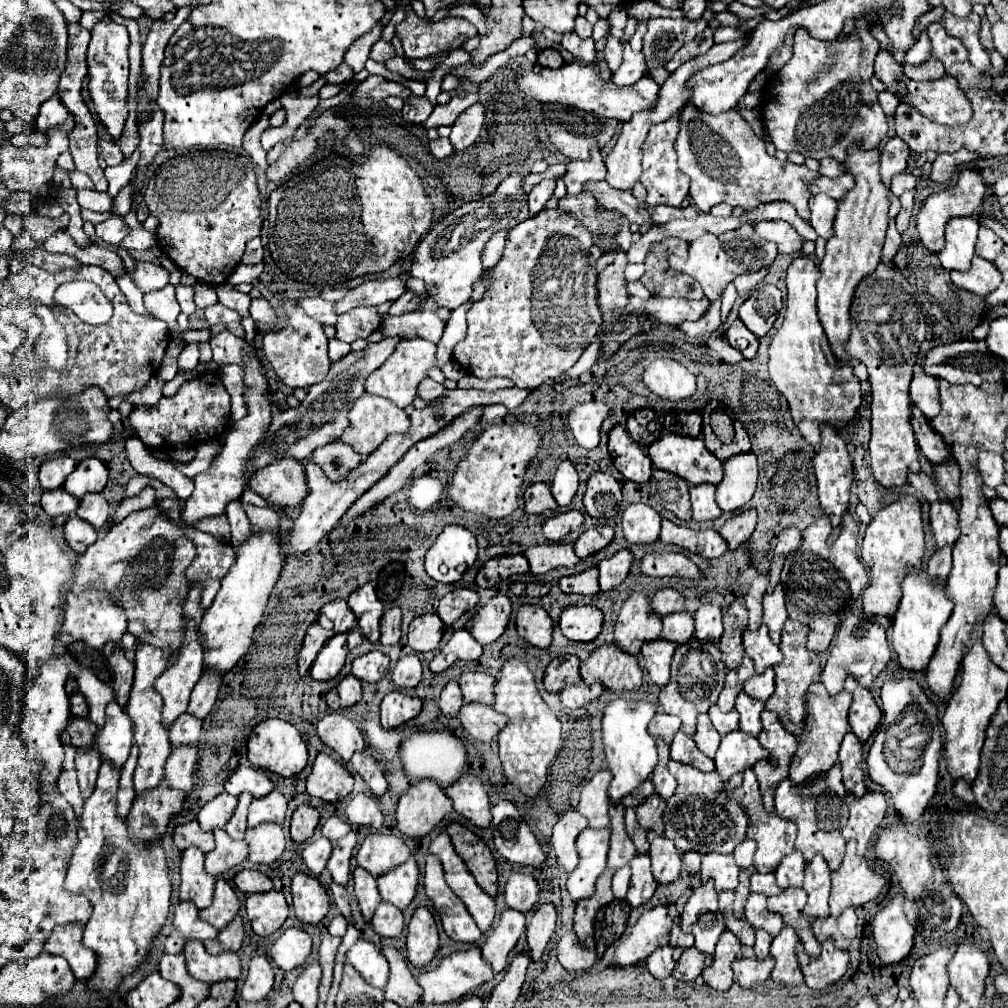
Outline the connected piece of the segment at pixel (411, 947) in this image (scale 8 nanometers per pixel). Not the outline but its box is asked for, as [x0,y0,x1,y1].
[407,906,439,968]

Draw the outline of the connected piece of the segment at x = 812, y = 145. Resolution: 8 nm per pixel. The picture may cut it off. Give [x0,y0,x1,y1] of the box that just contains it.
[763,20,889,162]

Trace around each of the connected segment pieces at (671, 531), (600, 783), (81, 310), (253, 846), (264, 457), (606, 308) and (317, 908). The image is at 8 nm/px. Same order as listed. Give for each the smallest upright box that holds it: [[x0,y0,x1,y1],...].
[[661,520,727,558],[577,770,613,828],[55,282,113,326],[245,824,285,864],[255,336,401,468],[597,246,629,312],[291,872,329,924]]

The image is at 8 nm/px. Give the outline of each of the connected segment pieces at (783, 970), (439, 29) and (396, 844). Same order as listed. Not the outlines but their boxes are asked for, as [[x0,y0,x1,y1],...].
[[771,926,803,984],[395,6,477,58],[355,832,411,876]]

